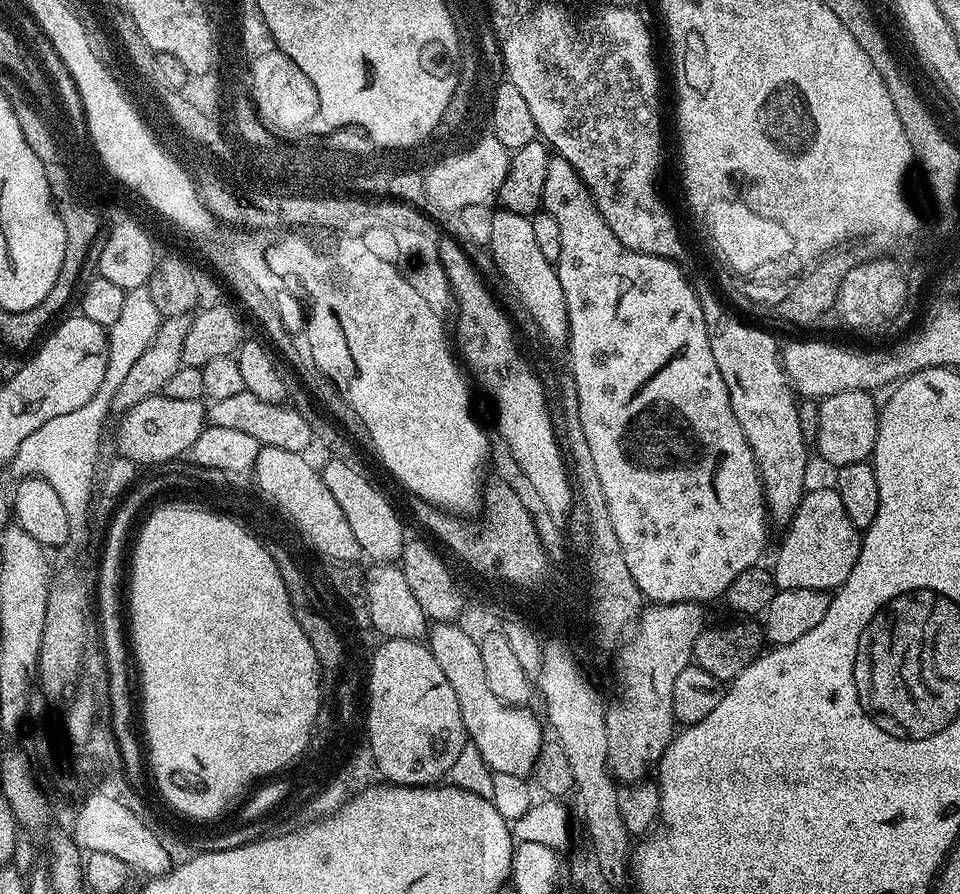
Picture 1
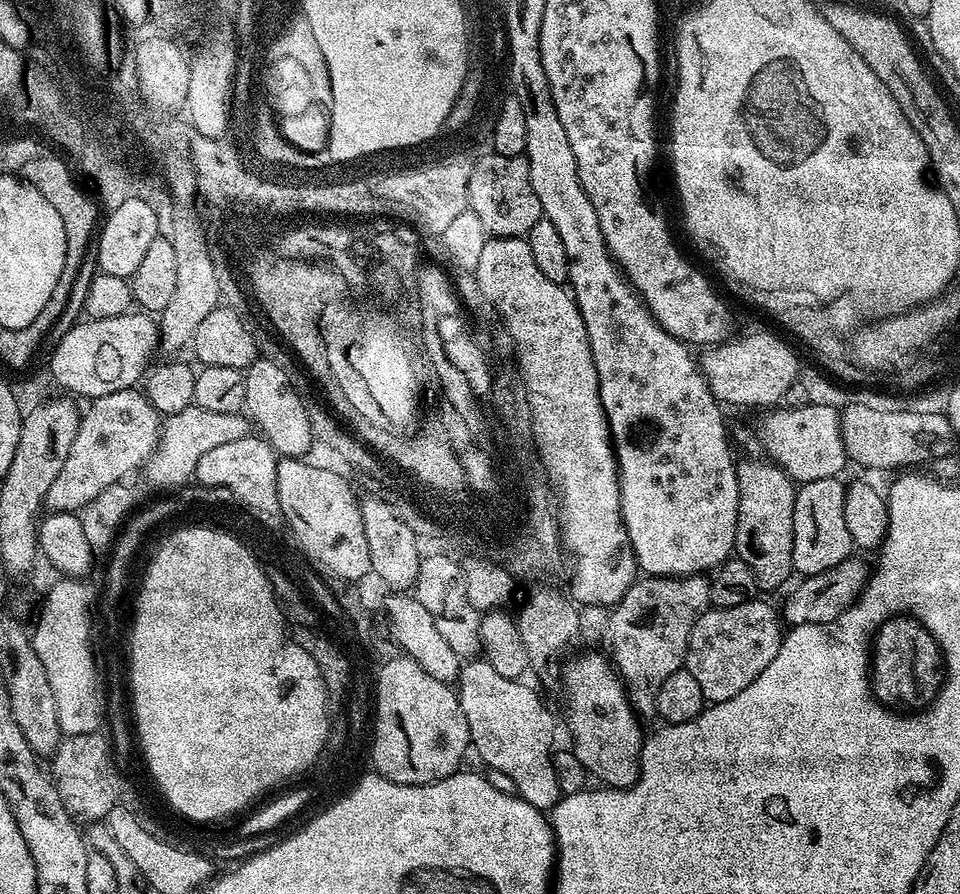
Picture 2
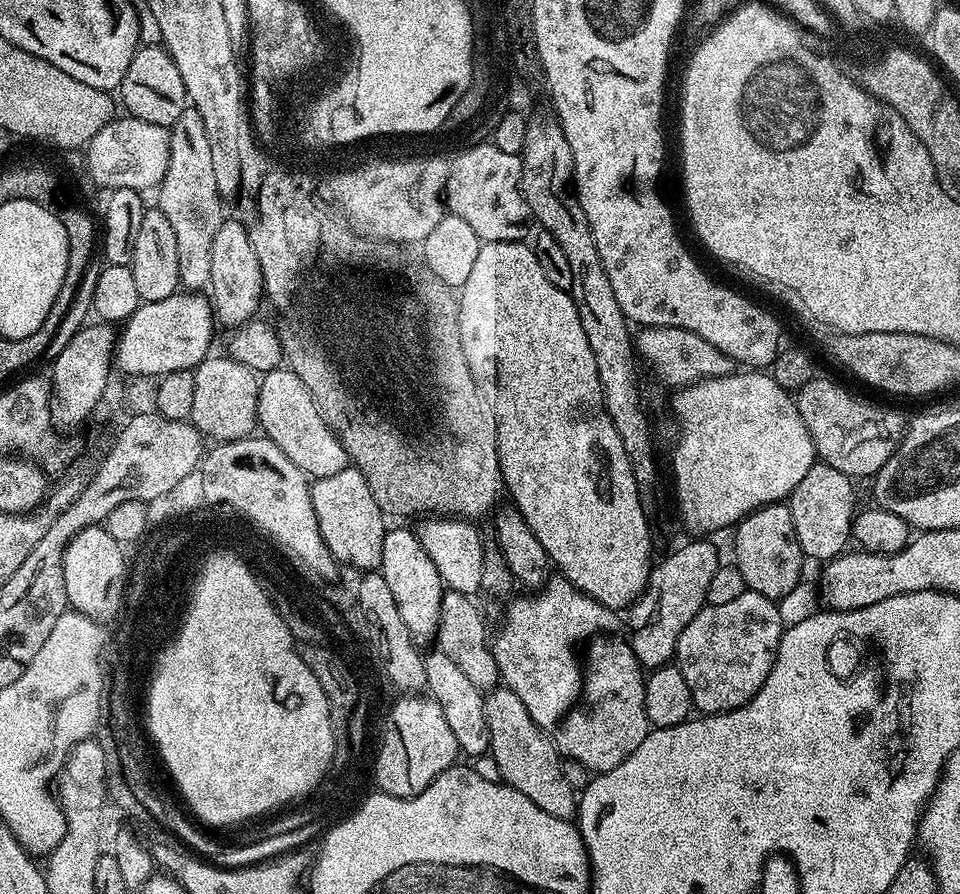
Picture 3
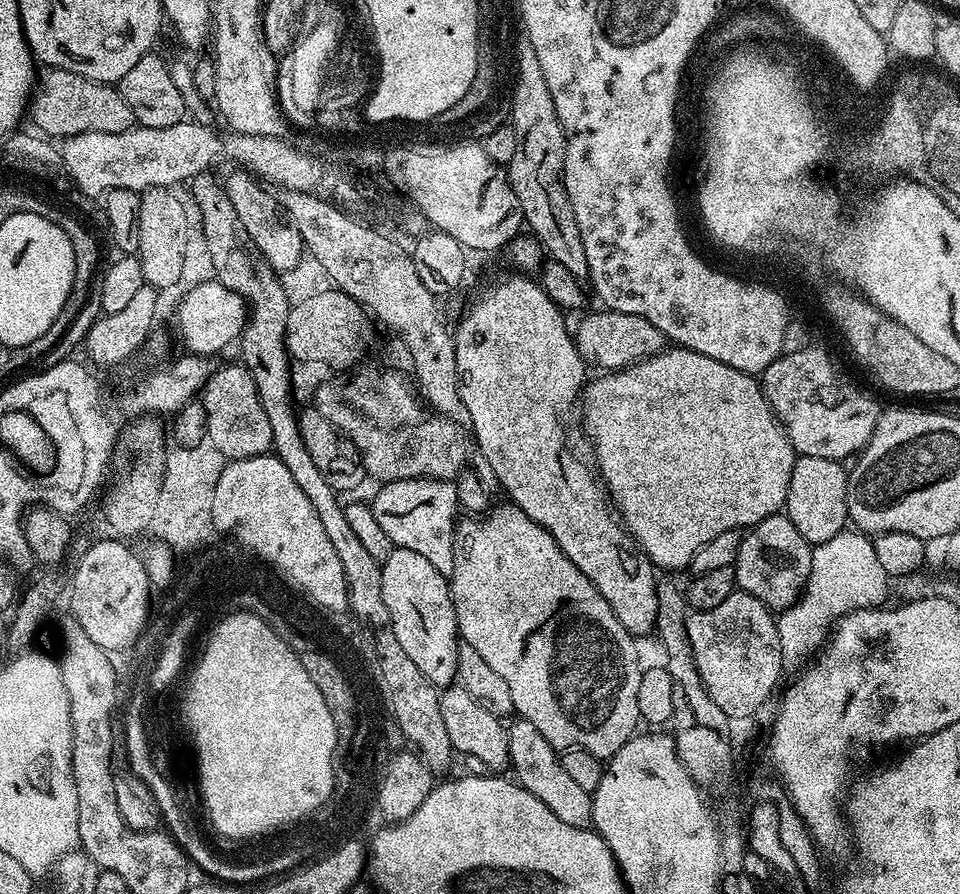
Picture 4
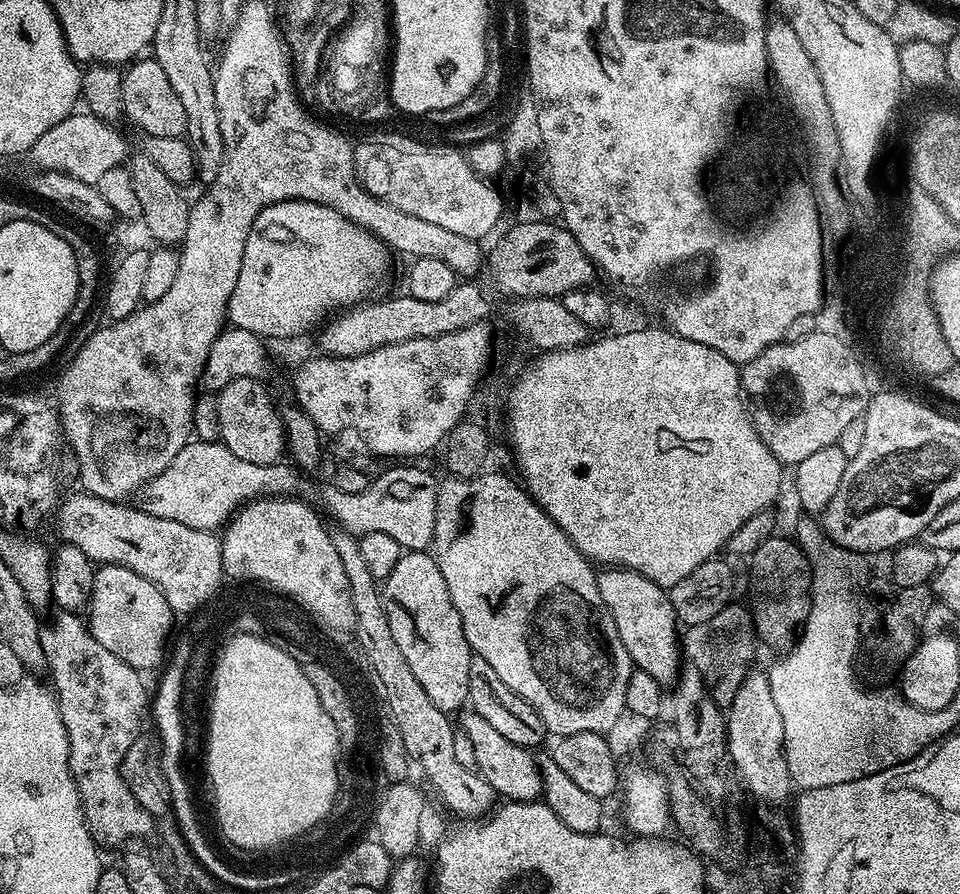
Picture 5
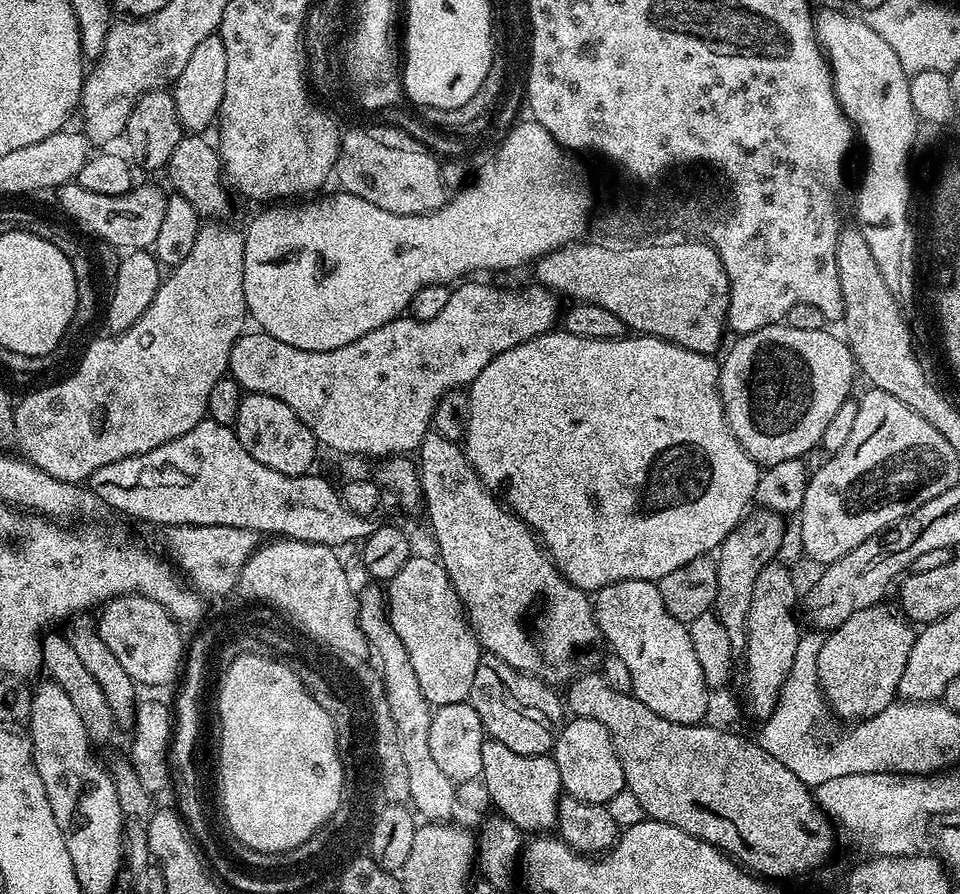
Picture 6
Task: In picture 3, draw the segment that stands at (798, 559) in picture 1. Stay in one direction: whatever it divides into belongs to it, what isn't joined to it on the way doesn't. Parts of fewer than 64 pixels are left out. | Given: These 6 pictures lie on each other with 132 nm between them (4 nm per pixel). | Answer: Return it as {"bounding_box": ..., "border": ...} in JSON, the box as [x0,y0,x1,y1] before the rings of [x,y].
{"bounding_box":[790,462,858,561],"border":[[[817,462],[810,470],[806,470],[806,478],[802,478],[798,486],[794,486],[790,497],[794,530],[798,534],[800,549],[809,561],[833,560],[849,547],[854,513],[858,508],[852,484],[853,477],[842,474],[842,470],[834,470],[834,466]]]}

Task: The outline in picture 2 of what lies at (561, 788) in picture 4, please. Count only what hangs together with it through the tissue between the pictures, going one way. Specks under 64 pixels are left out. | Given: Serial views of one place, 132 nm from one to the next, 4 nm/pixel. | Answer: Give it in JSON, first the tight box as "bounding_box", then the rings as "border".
{"bounding_box":[458,658,562,810],"border":[[[485,658],[469,659],[460,670],[460,679],[458,681],[460,705],[462,706],[462,714],[466,718],[468,739],[471,747],[474,749],[474,752],[477,752],[477,754],[485,760],[485,765],[487,765],[488,768],[493,768],[494,770],[502,770],[502,774],[506,774],[510,777],[516,787],[516,795],[522,797],[526,802],[530,802],[530,806],[534,806],[541,810],[551,810],[551,808],[559,802],[562,795],[560,787],[558,786],[558,778],[554,778],[554,766],[552,765],[552,753],[554,751],[554,745],[552,745],[552,743],[556,740],[556,720],[552,717],[551,710],[544,705],[543,698],[540,697],[530,685],[524,683],[526,682],[523,679],[511,680],[510,678],[504,678],[494,670],[490,662]]]}

